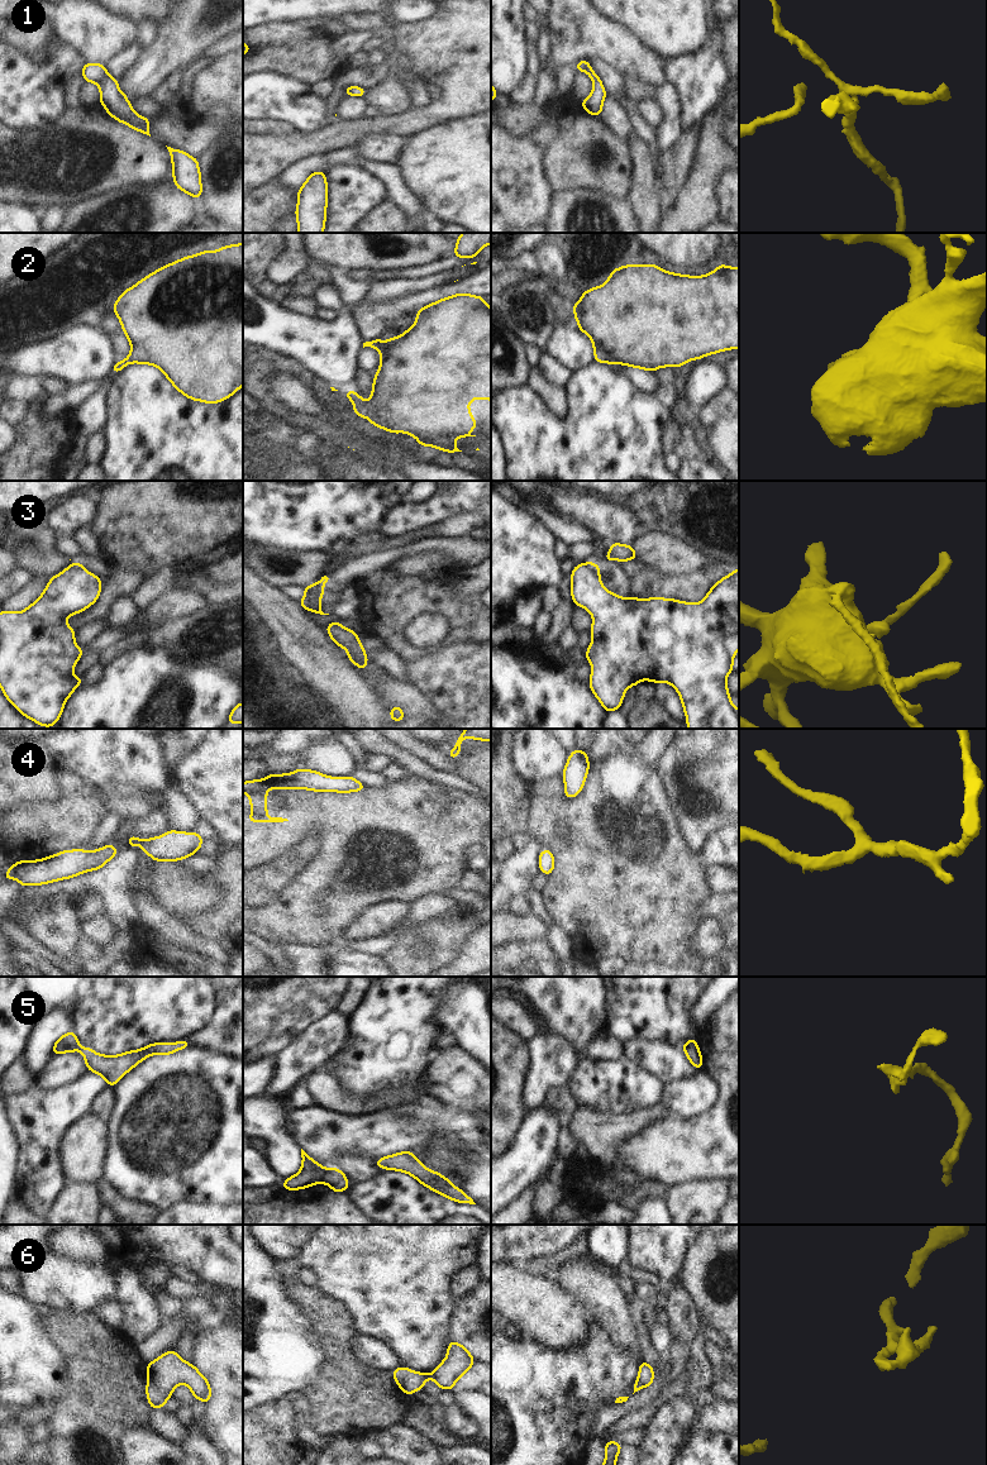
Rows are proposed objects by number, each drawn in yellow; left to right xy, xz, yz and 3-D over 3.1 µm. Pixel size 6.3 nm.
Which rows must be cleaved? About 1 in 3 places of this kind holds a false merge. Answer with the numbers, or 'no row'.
3, 5

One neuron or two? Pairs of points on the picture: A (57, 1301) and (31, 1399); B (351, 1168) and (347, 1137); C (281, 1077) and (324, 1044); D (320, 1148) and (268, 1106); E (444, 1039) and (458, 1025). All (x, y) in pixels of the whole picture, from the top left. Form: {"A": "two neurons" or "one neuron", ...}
{"A": "two neurons", "B": "two neurons", "C": "one neuron", "D": "two neurons", "E": "two neurons"}

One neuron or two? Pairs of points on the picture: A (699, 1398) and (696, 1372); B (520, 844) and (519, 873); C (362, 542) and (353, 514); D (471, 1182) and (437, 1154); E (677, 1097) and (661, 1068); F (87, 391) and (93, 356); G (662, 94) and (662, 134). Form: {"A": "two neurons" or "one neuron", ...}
{"A": "two neurons", "B": "two neurons", "C": "two neurons", "D": "two neurons", "E": "two neurons", "F": "two neurons", "G": "one neuron"}

